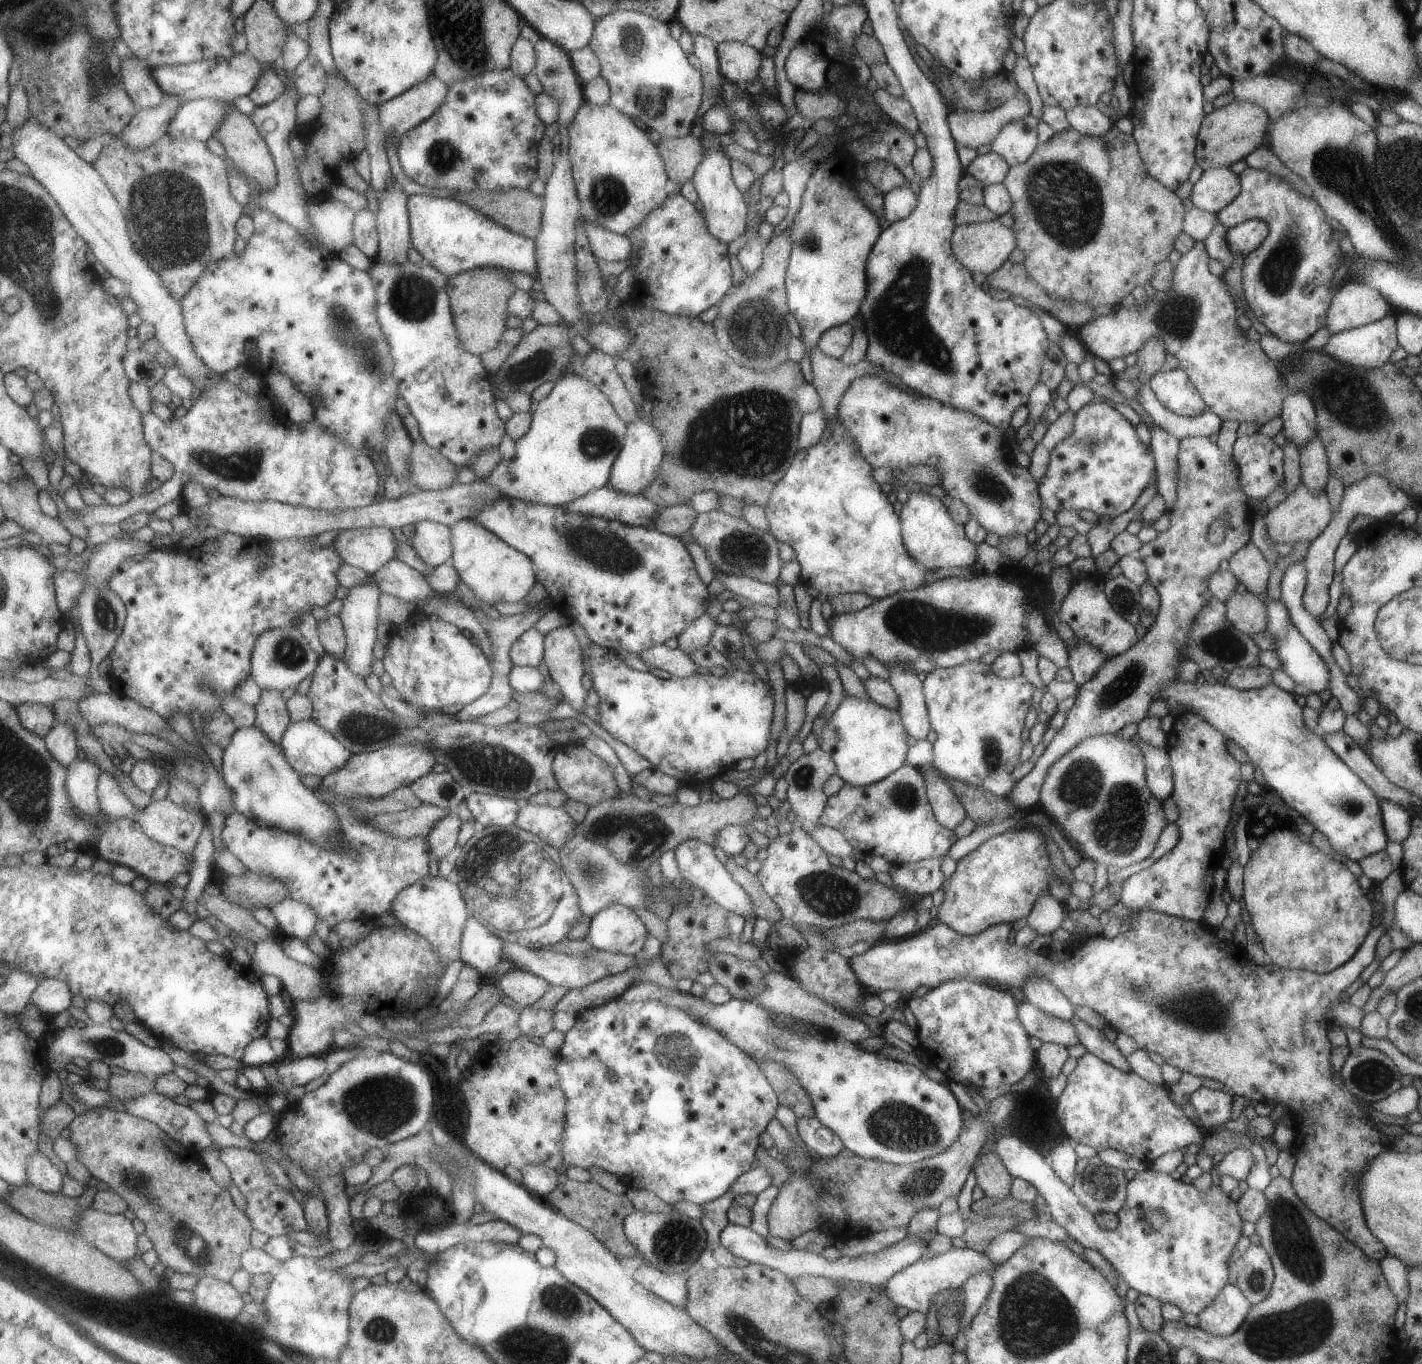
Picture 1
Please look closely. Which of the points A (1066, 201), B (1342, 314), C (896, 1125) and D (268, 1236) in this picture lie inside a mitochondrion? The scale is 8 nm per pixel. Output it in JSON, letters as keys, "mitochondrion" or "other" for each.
{"A":"mitochondrion","B":"other","C":"mitochondrion","D":"other"}

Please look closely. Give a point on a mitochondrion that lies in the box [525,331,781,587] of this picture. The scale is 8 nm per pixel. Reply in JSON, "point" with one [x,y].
{"point":[607,551]}

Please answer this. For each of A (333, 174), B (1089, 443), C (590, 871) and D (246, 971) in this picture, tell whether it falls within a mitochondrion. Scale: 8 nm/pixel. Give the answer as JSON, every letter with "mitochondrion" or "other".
{"A":"other","B":"mitochondrion","C":"mitochondrion","D":"other"}

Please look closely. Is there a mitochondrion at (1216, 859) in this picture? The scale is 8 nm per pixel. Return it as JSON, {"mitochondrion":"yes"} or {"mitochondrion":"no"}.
{"mitochondrion":"no"}

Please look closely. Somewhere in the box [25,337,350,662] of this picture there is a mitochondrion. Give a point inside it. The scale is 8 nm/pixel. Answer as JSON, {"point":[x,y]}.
{"point":[243,467]}

